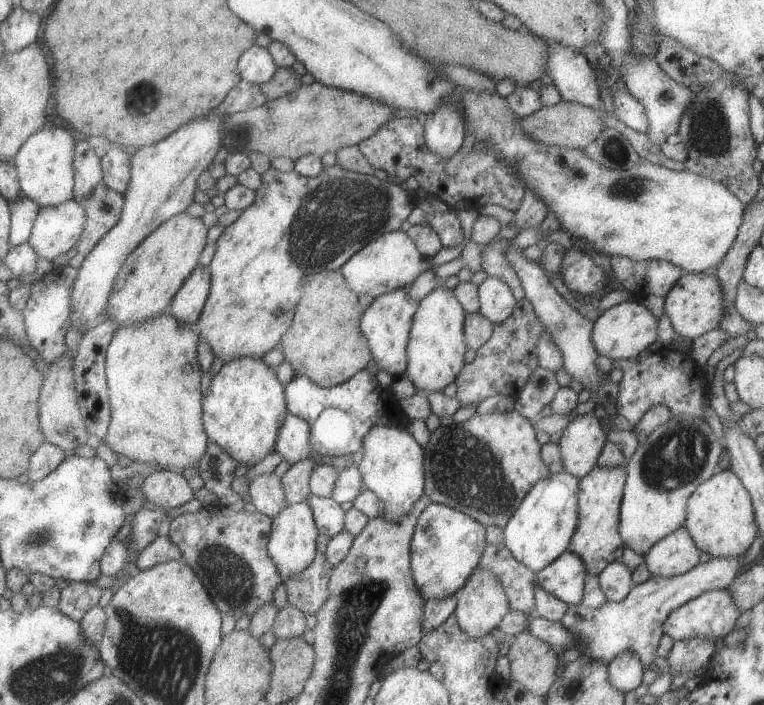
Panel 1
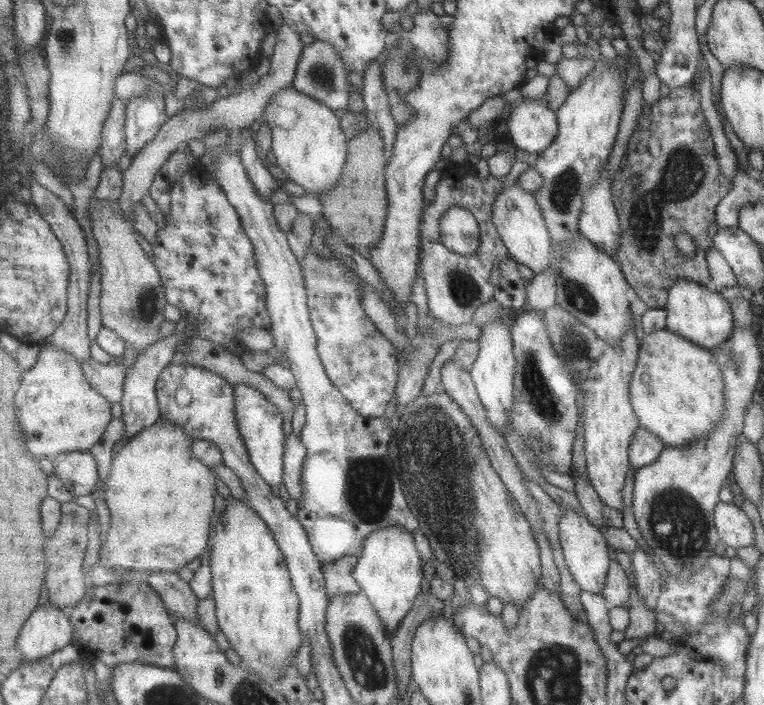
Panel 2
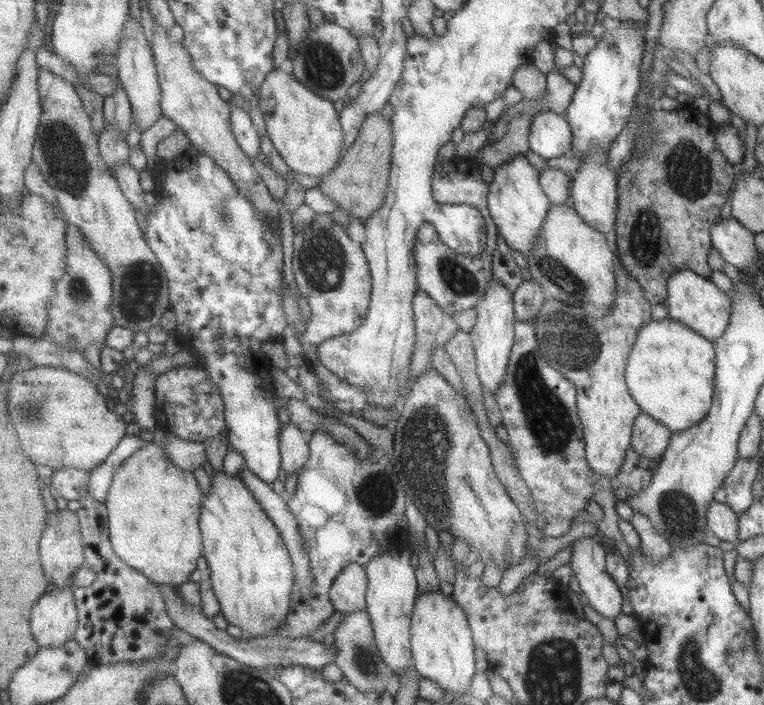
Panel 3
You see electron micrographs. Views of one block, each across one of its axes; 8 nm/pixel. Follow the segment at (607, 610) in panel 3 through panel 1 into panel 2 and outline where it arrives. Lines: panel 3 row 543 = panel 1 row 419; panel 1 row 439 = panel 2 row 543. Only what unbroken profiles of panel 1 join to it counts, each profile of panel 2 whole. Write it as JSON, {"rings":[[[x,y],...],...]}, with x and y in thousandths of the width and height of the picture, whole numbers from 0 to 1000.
{"rings":[[[736,718],[736,725],[740,726],[740,732],[733,746],[736,748],[733,763],[736,765],[741,799],[763,837],[783,840],[788,844],[791,828],[795,828],[796,803],[800,794],[795,766],[785,750],[775,745],[763,728],[754,726],[754,721],[741,722]]]}

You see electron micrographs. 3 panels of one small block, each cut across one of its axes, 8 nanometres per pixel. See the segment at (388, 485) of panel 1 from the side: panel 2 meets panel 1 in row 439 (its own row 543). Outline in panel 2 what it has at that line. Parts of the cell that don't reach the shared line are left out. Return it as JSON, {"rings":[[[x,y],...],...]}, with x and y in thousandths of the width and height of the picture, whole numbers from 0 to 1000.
{"rings":[[[518,746],[487,755],[484,766],[479,769],[476,786],[470,794],[463,818],[482,841],[497,874],[503,877],[509,899],[516,904],[524,894],[526,879],[539,868],[552,843],[558,797],[545,769],[545,753]]]}

